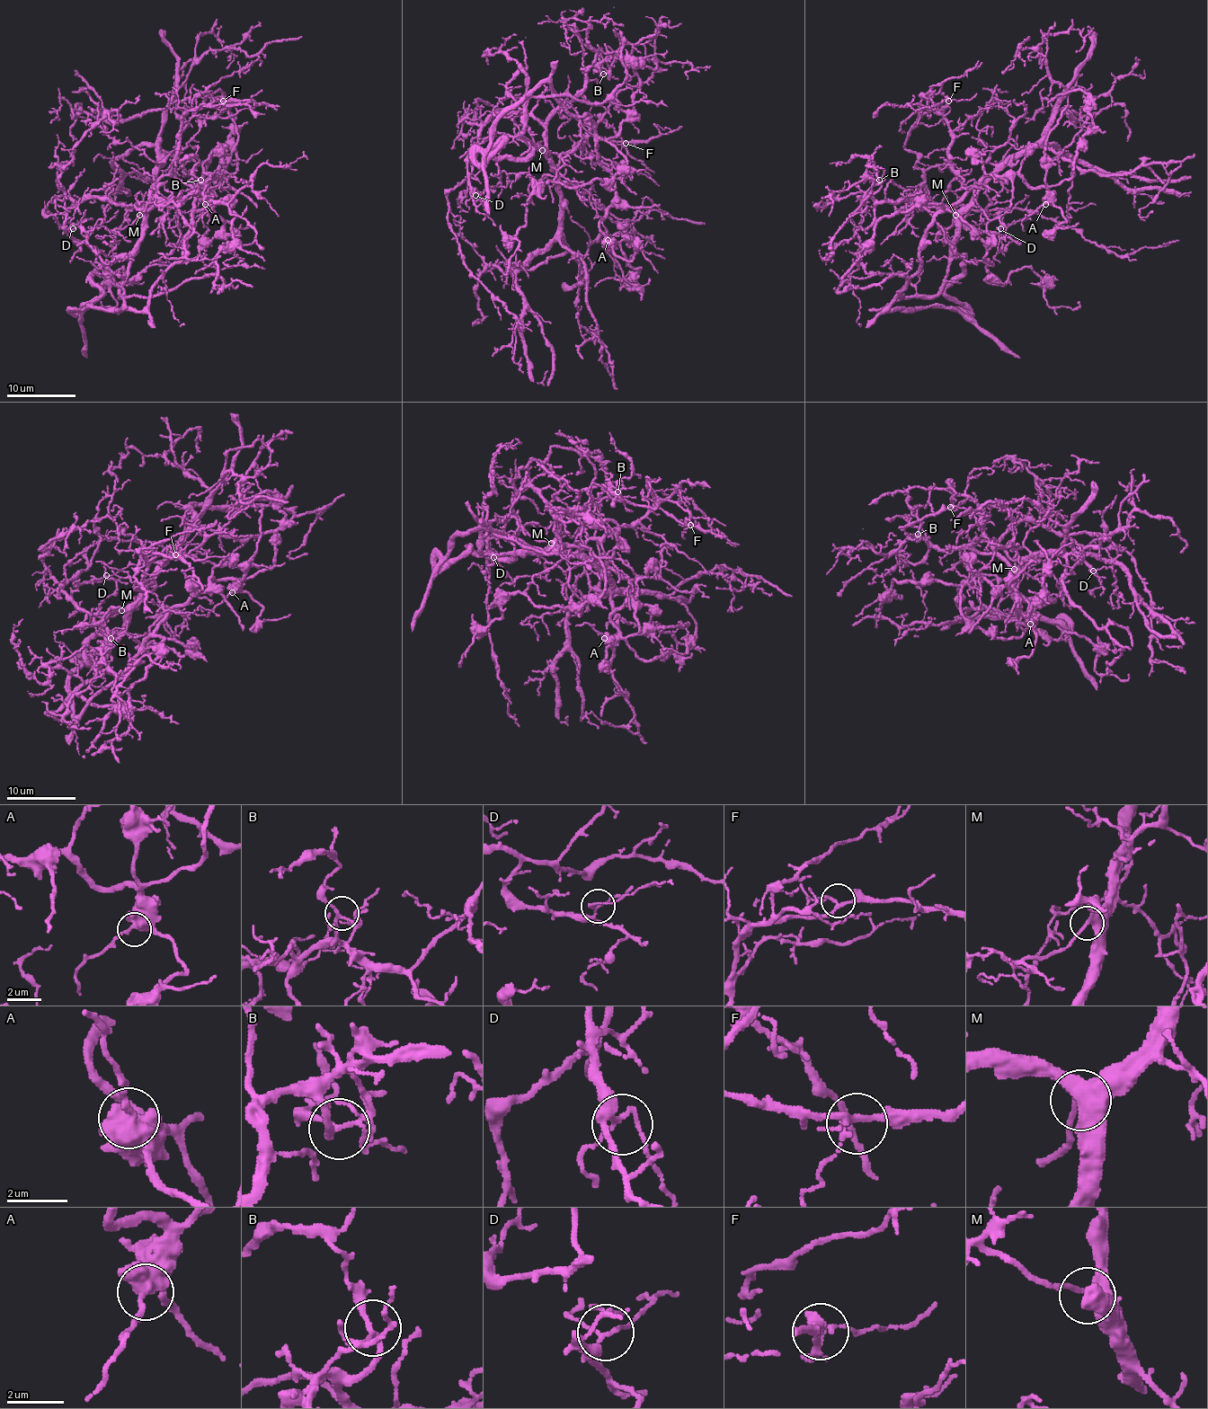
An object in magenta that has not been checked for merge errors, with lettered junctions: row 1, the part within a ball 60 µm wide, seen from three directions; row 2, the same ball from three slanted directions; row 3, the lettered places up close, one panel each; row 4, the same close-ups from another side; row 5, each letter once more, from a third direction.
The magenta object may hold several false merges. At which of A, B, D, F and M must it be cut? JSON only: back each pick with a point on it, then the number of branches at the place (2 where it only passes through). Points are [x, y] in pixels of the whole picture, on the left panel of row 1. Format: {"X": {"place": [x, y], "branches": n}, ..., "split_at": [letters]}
{"split_at": []}

